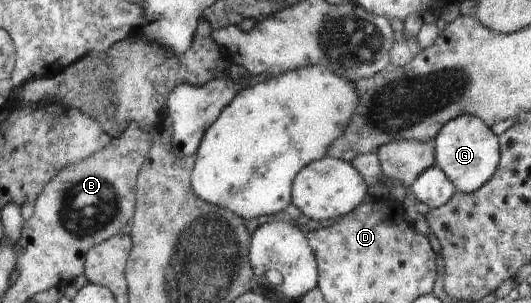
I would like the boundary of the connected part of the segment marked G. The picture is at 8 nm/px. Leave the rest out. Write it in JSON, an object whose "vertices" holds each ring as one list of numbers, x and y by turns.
{"vertices":[[465,114,453,118,439,130,438,136,434,137,433,141,435,165,442,170,457,191,475,193,476,190,482,189,498,170,498,158,500,158,498,138,488,128,487,123,477,116]]}

